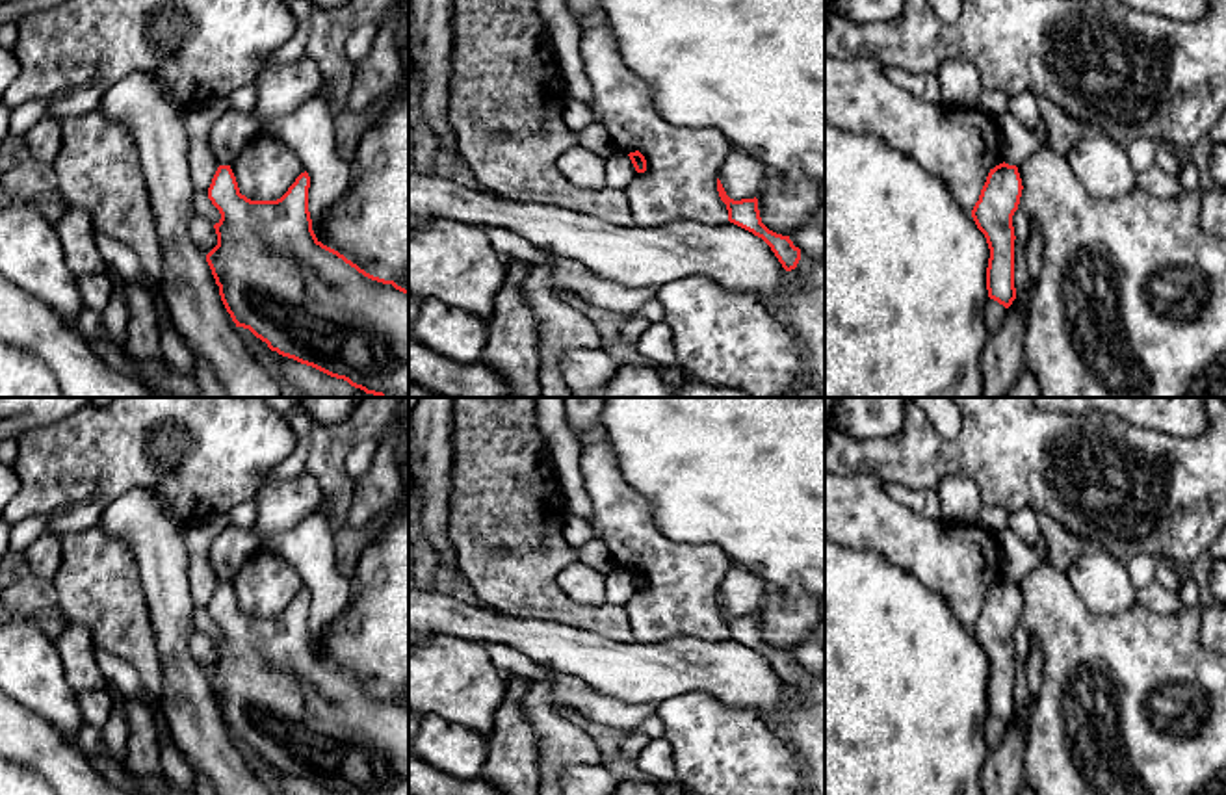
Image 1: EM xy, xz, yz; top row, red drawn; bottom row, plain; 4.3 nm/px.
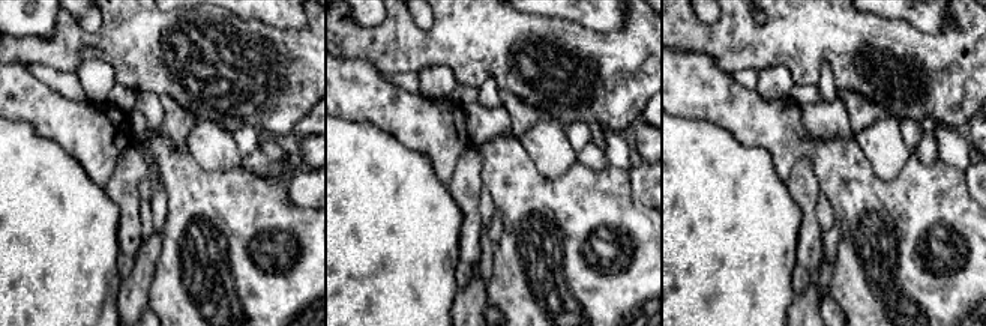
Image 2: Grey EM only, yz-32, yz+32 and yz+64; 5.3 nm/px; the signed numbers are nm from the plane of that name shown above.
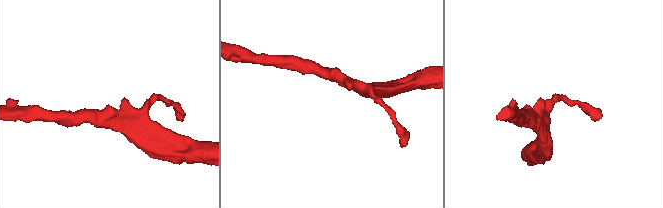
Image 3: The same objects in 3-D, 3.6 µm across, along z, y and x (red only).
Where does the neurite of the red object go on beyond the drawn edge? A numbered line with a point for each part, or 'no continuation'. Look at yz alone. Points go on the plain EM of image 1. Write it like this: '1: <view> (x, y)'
no continuation

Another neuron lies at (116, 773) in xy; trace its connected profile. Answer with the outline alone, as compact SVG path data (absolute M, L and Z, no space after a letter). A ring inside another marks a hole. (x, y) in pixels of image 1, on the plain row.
M85 754L89 763L115 788L141 795L137 789L132 773L124 769L119 762L111 762L104 756L89 756Z

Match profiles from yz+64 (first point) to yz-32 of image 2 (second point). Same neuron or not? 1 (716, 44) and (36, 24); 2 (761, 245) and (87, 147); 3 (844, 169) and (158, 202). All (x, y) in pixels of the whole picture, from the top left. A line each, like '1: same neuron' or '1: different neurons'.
1: different neurons
2: different neurons
3: different neurons

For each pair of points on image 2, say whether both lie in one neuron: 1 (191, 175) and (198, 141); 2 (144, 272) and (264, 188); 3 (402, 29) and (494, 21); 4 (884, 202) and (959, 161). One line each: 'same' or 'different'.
1: different
2: different
3: same
4: different

